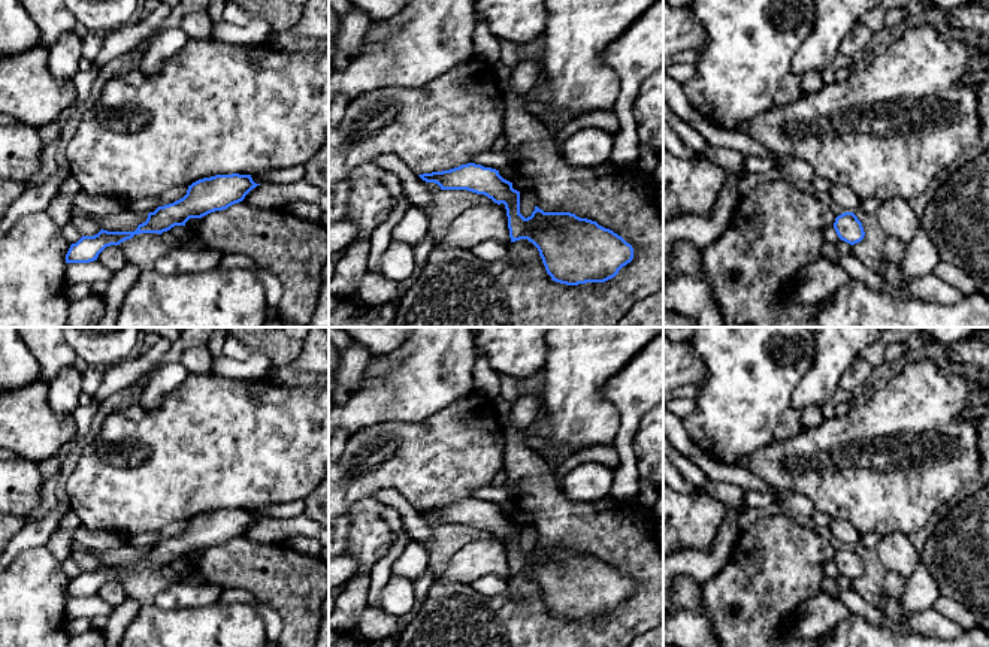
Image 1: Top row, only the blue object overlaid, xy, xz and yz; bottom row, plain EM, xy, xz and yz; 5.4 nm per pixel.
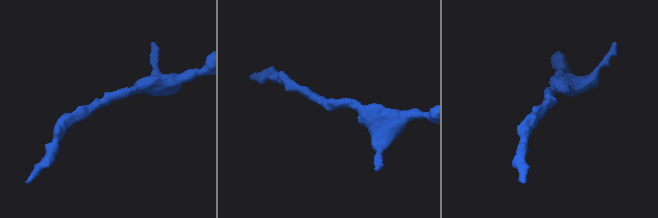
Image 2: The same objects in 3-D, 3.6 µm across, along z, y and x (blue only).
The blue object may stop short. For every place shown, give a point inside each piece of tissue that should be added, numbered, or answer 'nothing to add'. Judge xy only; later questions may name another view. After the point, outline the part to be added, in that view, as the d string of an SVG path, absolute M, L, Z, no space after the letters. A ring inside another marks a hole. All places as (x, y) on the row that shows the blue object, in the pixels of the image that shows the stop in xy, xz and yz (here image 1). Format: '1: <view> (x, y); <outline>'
nothing to add

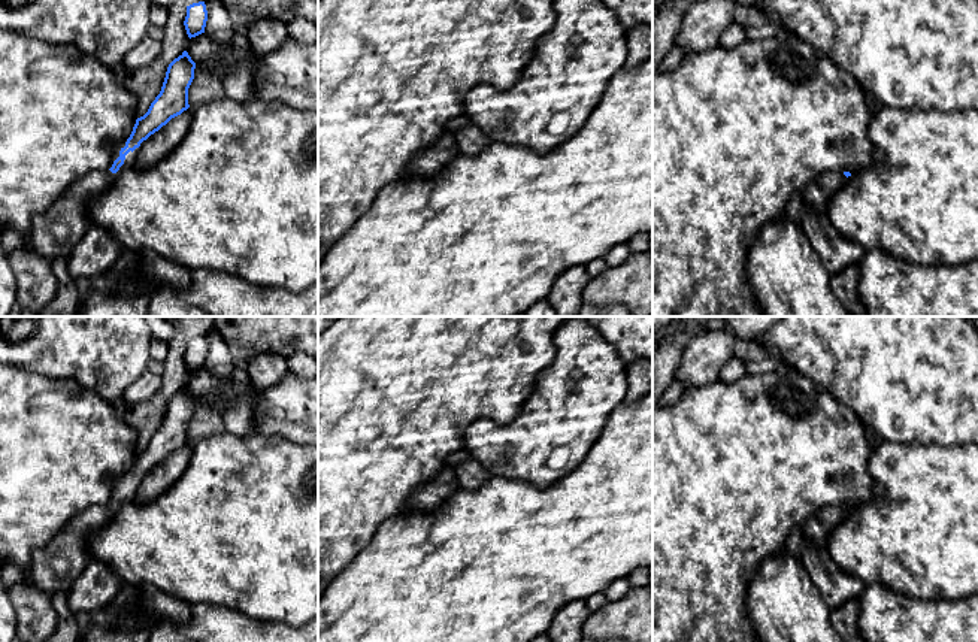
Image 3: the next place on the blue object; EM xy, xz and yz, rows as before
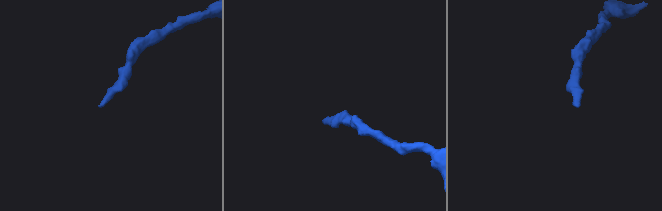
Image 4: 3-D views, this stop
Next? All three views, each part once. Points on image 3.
1: xy (70, 208); M91 170L73 184L42 214L33 216L30 228L24 233L4 227L0 230L0 243L9 254L18 248L28 246L40 255L55 260L67 257L67 242L58 242L52 236L52 224L57 221L69 227L69 237L84 236L91 225L88 203L91 199L106 193L116 179L110 170Z

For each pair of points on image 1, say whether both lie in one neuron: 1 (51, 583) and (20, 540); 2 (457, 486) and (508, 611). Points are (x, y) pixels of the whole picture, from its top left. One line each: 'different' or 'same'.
1: different
2: different

